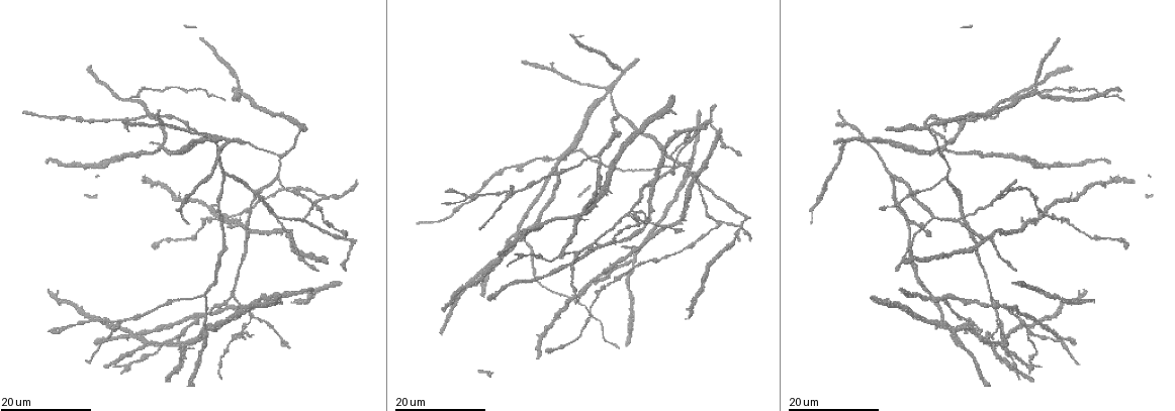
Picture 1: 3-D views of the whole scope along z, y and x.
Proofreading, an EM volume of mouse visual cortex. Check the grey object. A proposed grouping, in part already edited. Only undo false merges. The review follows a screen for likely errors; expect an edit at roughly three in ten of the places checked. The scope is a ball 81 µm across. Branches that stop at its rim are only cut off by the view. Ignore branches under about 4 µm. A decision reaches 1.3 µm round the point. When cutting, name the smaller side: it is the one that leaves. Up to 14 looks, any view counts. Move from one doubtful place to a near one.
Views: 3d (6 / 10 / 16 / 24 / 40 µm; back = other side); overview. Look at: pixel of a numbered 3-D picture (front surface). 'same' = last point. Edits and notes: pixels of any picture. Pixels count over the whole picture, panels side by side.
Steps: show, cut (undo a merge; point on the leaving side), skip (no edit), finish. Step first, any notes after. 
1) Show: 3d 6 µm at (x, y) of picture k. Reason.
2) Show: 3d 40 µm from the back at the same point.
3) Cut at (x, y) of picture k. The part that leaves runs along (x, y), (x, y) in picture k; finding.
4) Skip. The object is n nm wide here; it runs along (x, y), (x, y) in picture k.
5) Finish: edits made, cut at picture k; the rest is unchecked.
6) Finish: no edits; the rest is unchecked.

Show: 3d 16 µm at (206, 333) of picture 1. Three arms meet.

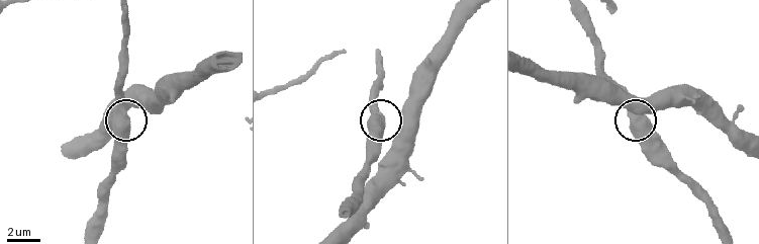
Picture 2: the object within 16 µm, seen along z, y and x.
Show: 3d 10 µm at (128, 120) of picture 2.

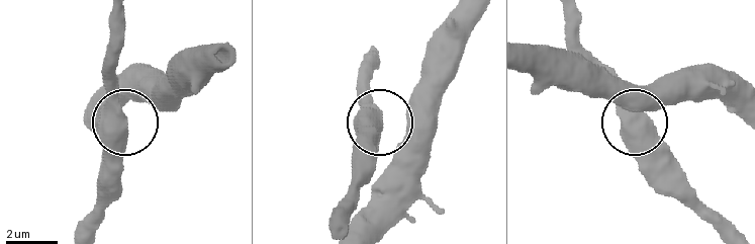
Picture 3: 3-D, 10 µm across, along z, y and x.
Skip. One neuron here.

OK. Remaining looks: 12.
Show: 3d 24 µm at (117, 321) of picture 1.

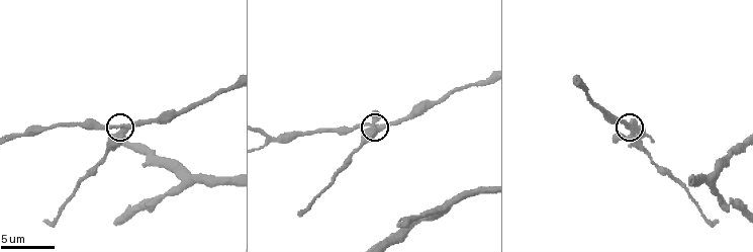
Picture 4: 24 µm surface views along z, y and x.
Show: 3d 6 µm at (122, 128) of picture 4.

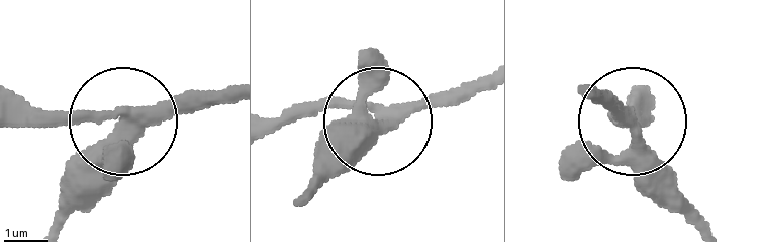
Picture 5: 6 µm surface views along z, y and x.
Skip. The object is 310 nm wide here; all the same neuron.

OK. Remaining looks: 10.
Show: 3d 6 µm at (267, 136) of picture 4.

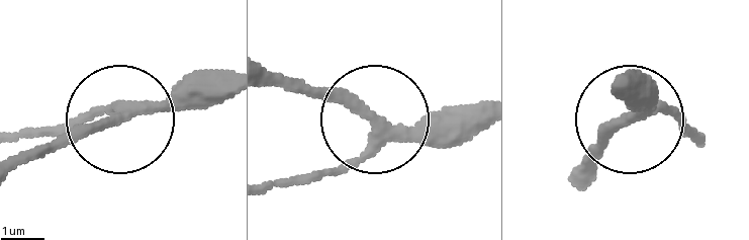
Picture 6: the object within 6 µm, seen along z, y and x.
Show: 3d 6 µm from the back at (377, 129) of picture 6.

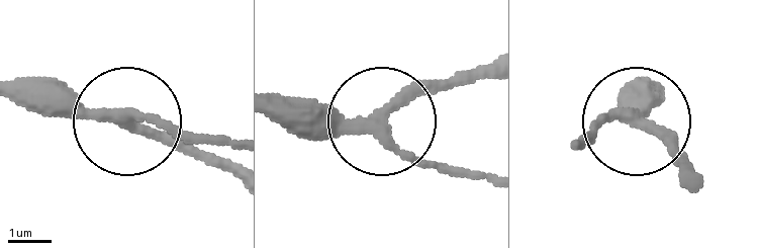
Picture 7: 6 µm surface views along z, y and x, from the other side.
Skip. The object is 260 nm wide here; it runs along (658, 84), (640, 120), (690, 164) in picture 7; one neuron here.

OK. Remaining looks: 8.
Show: 3d 16 µm at (158, 146) of picture 1. Branch point.

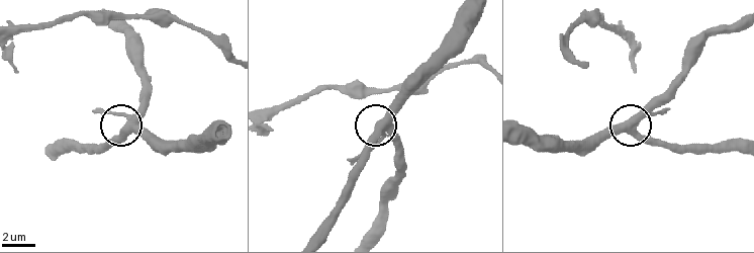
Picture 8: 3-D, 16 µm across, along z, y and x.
Show: 3d 6 µm at (380, 122) of picture 8. Zoom in.

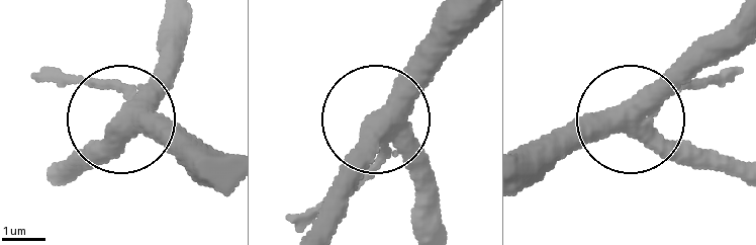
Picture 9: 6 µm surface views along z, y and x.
Skip. The side arm is 49 µm long; it runs along (740, 13), (639, 118), (703, 162) in picture 9; continuous, no second neuron.

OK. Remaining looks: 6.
Show: 3d 16 µm at (942, 157) of picture 1. Small branch off a trunk.

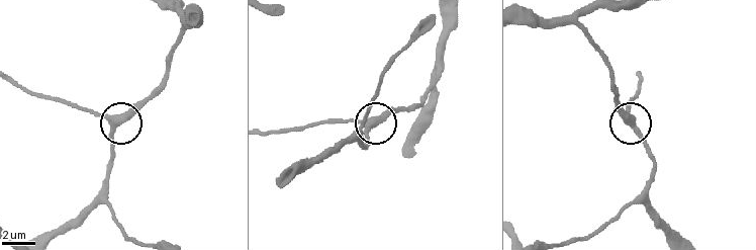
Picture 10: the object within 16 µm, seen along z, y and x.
Show: 3d 10 µm at (634, 126) of picture 10.

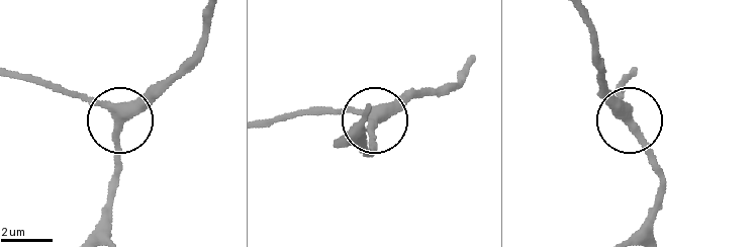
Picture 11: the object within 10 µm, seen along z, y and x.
Skip. The object is 330 nm wide here; it runs along (212, 11), (201, 44), (123, 119), (60, 85) in picture 11; continuous, no second neuron.

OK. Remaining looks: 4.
Show: 3d 16 µm at (238, 87) of picture 1.

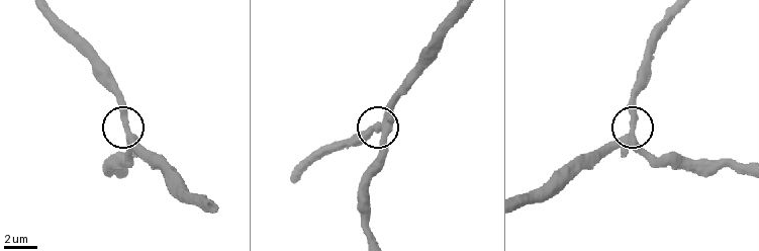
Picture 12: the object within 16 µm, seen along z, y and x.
Show: 3d 10 µm at (631, 133) of picture 12.

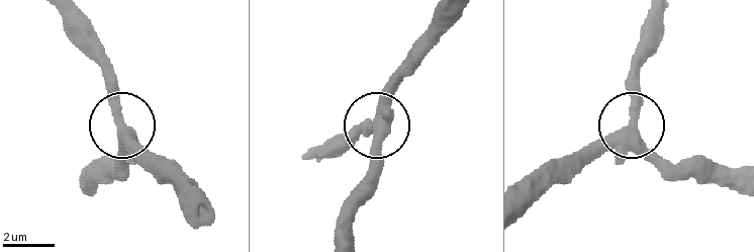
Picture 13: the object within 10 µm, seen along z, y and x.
Skip. The object is 430 nm wide here; one neuron here.

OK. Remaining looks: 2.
Finish: no edits; the rest is unchecked.

